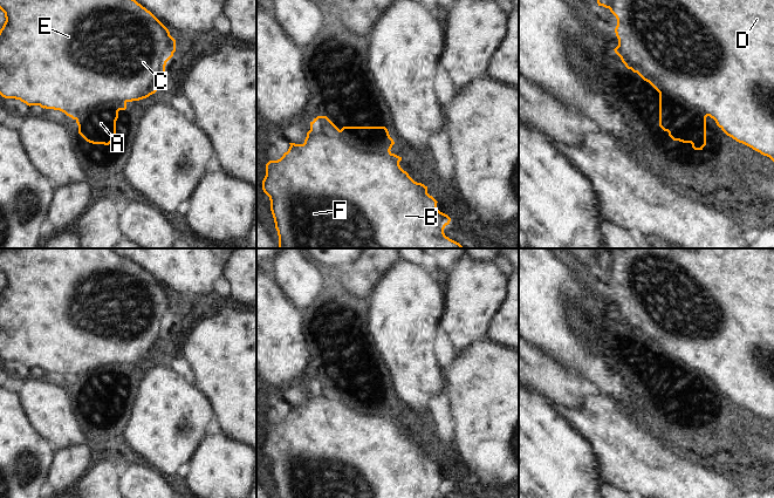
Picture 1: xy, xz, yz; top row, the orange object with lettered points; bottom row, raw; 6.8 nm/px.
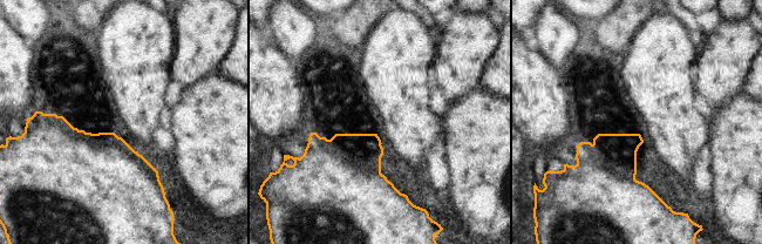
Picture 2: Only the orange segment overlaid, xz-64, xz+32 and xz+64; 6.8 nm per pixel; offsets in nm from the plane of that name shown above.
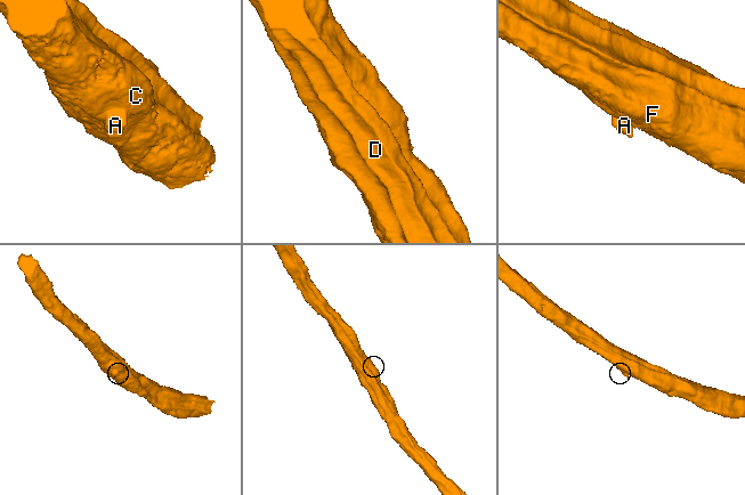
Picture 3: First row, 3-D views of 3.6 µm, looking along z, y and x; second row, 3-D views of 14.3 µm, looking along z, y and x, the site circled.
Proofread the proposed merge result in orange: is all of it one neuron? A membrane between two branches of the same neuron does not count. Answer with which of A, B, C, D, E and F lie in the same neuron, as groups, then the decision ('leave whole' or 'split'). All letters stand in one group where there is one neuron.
A B C D E F; leave whole

